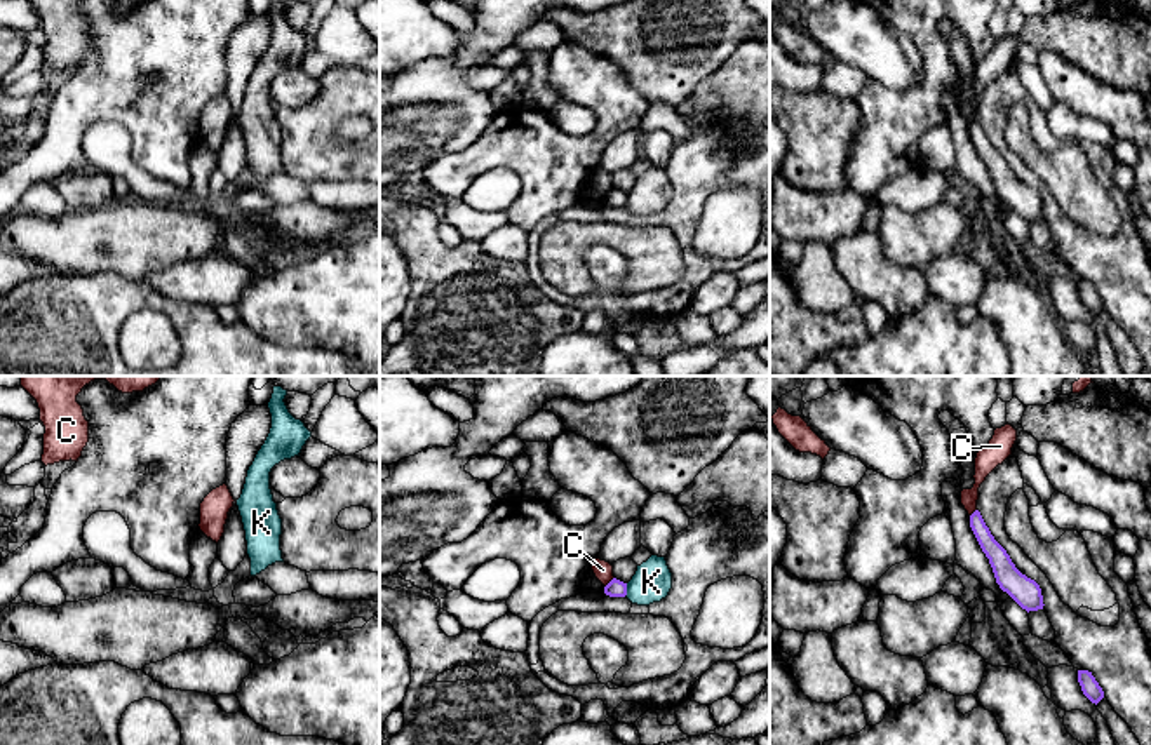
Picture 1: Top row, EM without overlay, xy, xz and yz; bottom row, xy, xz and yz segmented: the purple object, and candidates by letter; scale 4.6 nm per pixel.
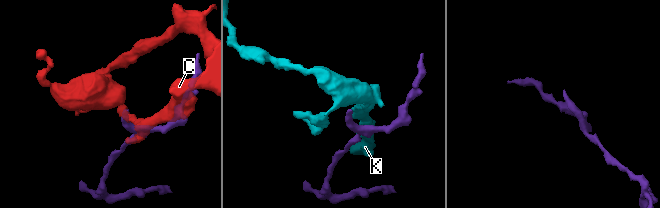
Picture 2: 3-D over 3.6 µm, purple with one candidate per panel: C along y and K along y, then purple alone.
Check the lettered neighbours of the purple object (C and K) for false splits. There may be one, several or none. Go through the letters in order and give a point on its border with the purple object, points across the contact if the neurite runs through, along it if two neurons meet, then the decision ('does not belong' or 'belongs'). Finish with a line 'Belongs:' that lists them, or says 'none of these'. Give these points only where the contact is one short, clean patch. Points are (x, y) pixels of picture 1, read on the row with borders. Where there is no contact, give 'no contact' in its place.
C: xz (610, 582) | along xz (613, 577), (605, 587) | does not belong
K: xz (625, 590) | does not belong
Belongs: none of these

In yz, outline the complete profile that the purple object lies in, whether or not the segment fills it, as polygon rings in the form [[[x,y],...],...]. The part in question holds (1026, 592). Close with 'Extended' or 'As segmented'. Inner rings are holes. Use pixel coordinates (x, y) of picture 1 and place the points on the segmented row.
[[[979,510],[970,515],[970,527],[989,559],[1000,588],[1027,613],[1043,609],[1045,604],[1040,585],[1015,567],[1006,550],[991,534]]]. As segmented

